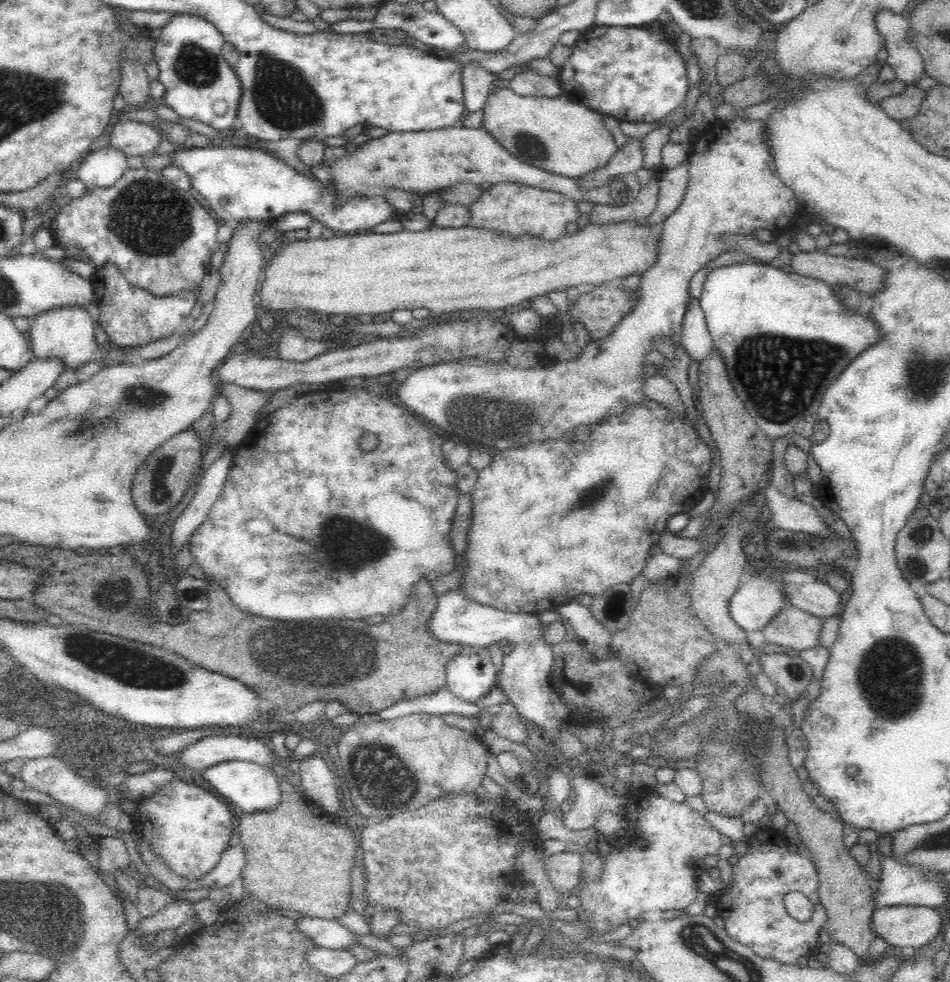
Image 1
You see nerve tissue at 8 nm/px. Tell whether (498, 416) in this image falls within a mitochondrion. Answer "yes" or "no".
yes

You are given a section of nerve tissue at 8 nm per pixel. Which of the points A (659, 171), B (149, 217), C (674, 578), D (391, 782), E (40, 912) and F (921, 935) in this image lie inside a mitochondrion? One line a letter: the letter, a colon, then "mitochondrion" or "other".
A: other
B: mitochondrion
C: other
D: mitochondrion
E: mitochondrion
F: other

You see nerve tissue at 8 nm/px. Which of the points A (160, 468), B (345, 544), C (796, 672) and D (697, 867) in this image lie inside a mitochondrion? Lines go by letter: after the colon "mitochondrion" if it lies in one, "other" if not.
A: mitochondrion
B: mitochondrion
C: other
D: other

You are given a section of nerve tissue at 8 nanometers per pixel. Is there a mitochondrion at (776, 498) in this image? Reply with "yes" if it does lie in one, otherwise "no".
no

